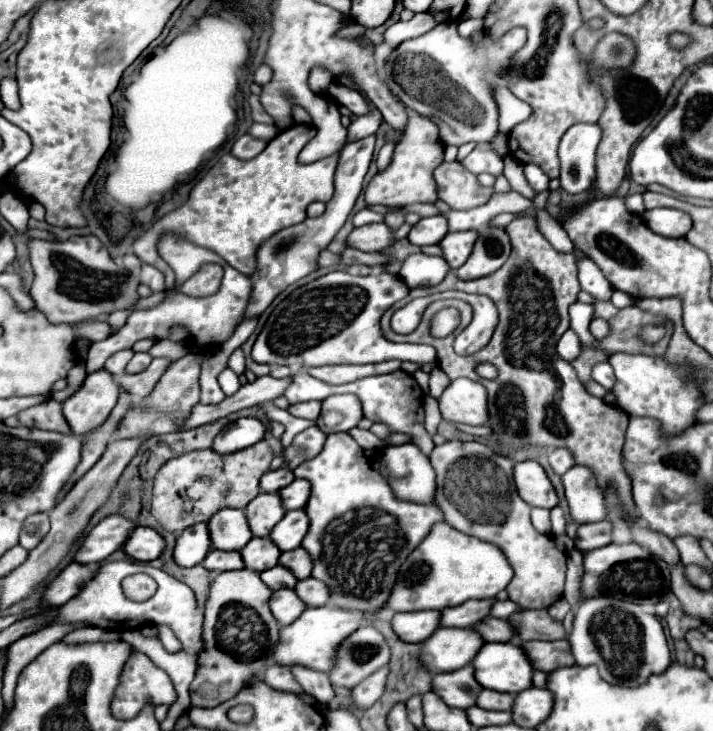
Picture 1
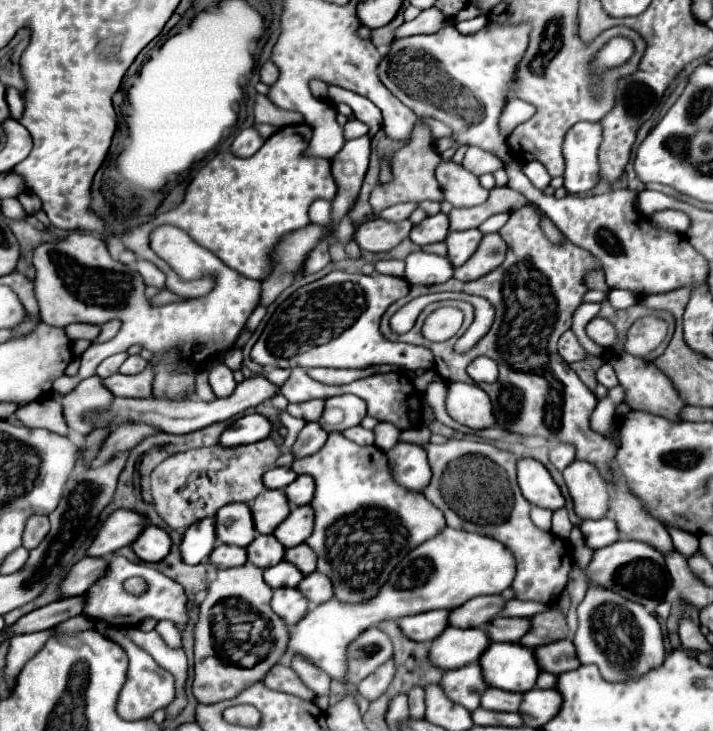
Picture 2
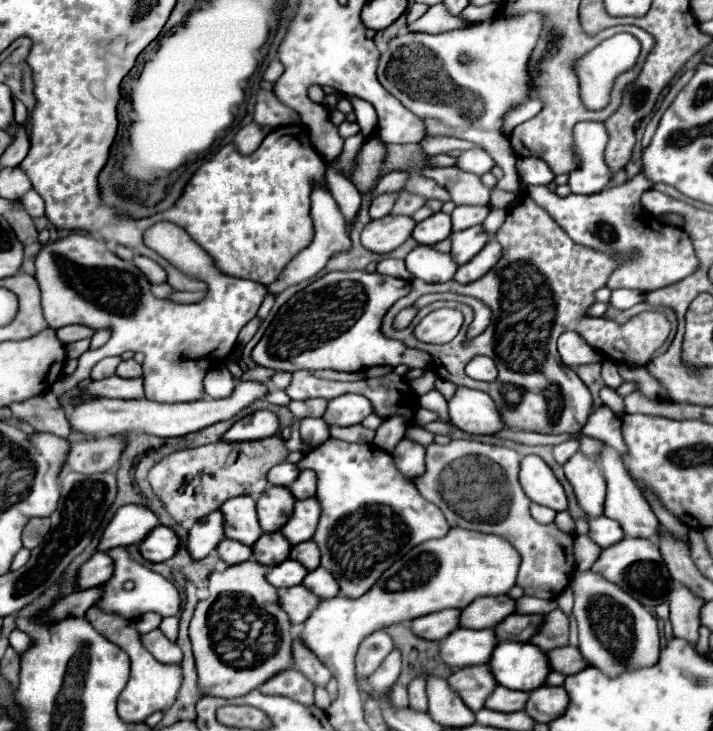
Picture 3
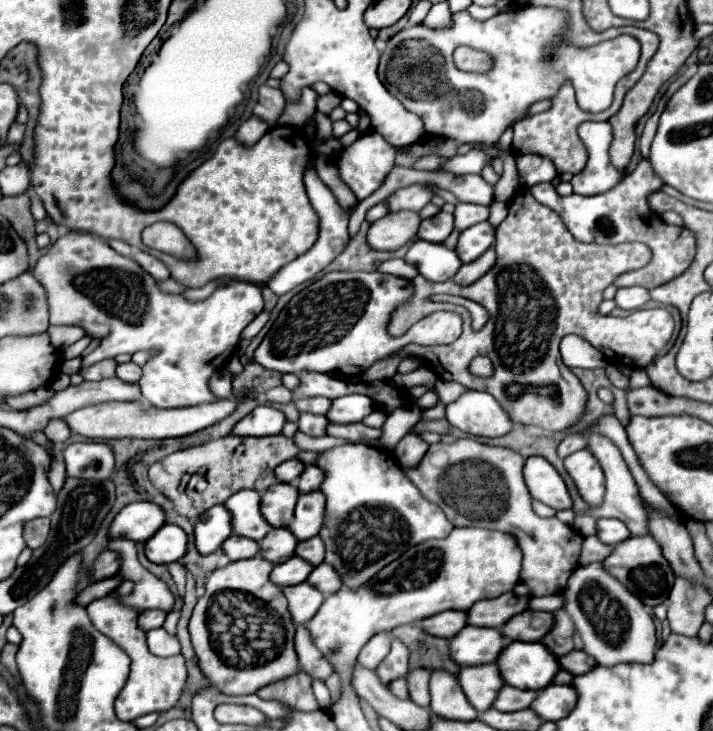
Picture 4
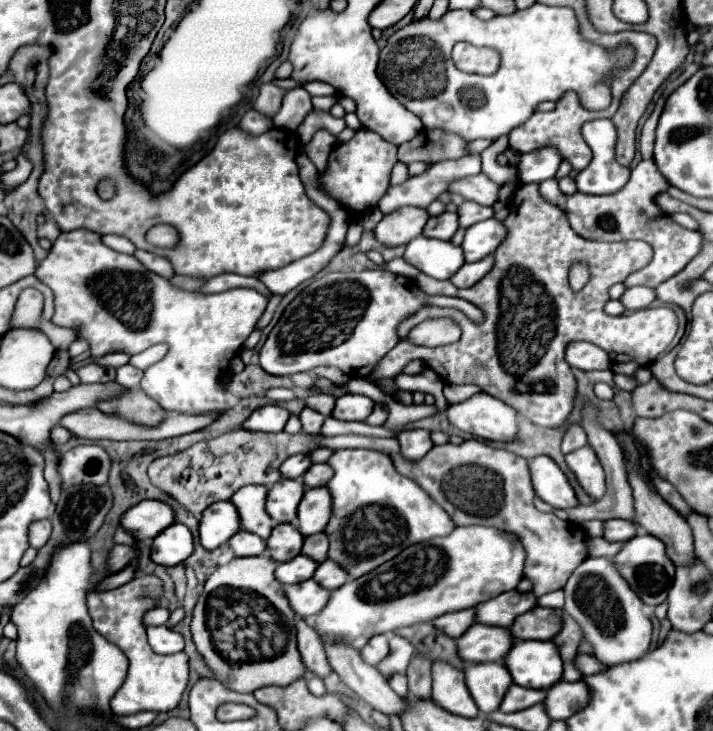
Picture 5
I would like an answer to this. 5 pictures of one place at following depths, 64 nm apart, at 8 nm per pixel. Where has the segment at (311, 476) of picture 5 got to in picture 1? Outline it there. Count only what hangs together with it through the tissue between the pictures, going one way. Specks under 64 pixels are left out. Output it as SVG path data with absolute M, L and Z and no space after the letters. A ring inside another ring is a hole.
M294 480L286 488L282 488L278 494L286 510L298 510L298 508L304 508L310 498L310 484L306 484L306 480Z

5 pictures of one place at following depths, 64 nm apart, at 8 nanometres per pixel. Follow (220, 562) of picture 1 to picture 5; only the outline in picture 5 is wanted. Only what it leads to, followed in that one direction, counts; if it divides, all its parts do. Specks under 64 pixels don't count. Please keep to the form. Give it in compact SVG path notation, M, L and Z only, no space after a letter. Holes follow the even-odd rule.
M236 532L230 540L228 546L232 548L234 556L260 556L266 550L266 544L262 538L250 534L250 532Z

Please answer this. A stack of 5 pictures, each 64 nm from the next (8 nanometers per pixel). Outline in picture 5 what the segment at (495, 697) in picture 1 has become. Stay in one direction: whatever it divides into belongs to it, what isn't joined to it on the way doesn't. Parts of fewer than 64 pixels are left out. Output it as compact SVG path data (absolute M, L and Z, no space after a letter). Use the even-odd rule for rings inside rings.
M512 684L504 696L504 702L500 706L502 712L518 712L524 708L530 708L534 704L538 704L540 700L544 700L544 692L542 690L532 690L532 688L518 688L516 684Z

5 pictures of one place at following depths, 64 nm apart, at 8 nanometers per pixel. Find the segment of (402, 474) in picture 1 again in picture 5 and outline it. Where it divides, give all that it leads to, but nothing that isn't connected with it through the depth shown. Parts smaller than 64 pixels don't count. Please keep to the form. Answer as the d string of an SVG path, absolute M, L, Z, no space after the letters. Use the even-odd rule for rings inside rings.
M404 430L398 436L398 442L400 442L402 458L410 462L420 460L434 446L430 440L430 432L424 432L424 430Z

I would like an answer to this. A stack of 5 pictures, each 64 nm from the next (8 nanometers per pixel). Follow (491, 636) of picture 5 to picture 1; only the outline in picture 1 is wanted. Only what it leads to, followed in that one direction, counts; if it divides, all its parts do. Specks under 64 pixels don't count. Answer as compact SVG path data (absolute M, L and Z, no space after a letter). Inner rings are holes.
M438 628L430 640L422 642L420 660L432 672L452 672L472 662L484 640L472 628Z

